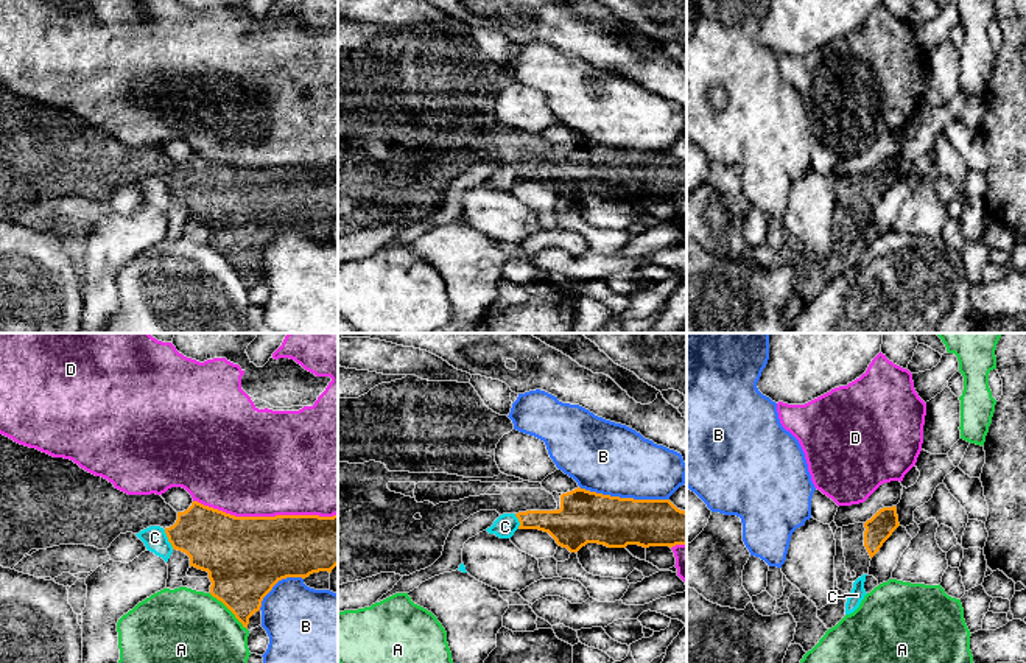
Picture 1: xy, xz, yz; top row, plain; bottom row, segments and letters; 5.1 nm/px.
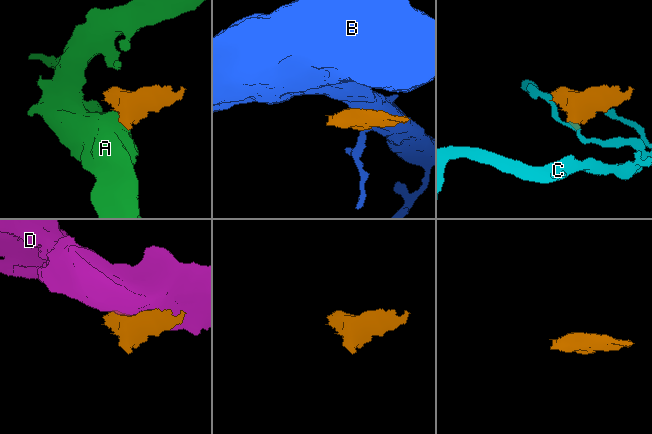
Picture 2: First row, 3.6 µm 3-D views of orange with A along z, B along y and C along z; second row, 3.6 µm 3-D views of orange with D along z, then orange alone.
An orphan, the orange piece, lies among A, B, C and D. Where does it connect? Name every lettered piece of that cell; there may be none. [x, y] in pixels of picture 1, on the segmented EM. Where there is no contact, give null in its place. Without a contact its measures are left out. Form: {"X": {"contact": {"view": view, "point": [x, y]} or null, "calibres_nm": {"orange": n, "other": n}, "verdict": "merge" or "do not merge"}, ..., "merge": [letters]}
{"A": {"contact": {"view": "xy", "point": [229, 609]}, "calibres_nm": {"orange": 380, "other": 380}, "verdict": "do not merge"}, "B": {"contact": {"view": "xz", "point": [625, 498]}, "calibres_nm": {"orange": 280, "other": 380}, "verdict": "do not merge"}, "C": {"contact": {"view": "xy", "point": [168, 539]}, "calibres_nm": {"orange": 320, "other": 120}, "verdict": "do not merge"}, "D": {"contact": {"view": "xy", "point": [265, 517]}, "calibres_nm": {"orange": 420, "other": 500}, "verdict": "do not merge"}, "merge": []}

